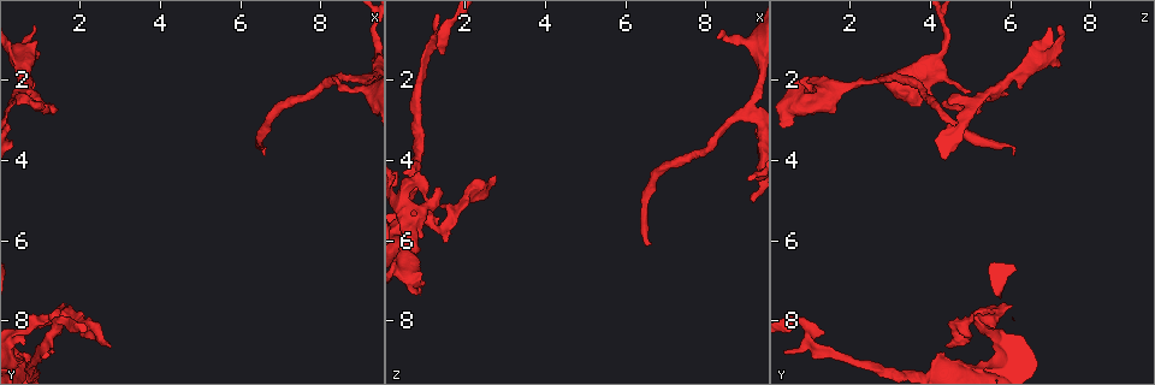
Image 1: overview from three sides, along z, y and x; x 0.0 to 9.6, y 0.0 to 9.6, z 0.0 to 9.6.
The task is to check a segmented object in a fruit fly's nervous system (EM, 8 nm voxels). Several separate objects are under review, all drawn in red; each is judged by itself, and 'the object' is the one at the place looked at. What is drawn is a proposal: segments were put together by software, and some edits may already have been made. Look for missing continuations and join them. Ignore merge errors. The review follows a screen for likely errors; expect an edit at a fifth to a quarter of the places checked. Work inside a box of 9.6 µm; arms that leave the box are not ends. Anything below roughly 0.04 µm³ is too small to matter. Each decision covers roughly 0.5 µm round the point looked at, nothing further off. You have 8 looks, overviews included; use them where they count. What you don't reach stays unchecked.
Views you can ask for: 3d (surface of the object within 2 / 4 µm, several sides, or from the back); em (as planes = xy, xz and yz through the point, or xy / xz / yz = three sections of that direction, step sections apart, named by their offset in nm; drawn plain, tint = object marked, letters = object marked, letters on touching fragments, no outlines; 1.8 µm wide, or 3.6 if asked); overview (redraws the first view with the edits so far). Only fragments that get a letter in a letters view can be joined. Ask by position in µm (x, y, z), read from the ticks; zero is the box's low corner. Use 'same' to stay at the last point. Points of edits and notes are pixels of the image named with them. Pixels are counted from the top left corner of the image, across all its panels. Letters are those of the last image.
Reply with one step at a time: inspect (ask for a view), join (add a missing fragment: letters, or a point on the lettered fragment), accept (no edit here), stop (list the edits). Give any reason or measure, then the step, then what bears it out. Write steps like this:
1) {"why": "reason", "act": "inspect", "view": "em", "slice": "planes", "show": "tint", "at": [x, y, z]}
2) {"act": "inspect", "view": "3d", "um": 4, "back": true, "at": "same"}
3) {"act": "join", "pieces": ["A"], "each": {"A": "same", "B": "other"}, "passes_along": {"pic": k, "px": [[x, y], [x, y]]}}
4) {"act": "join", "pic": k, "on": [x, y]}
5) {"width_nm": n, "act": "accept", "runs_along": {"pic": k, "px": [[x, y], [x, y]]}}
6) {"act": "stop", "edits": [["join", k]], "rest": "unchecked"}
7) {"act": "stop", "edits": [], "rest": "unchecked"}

{"why": "free end", "act": "inspect", "view": "3d", "um": 2, "at": [2.40, 8.40, 4.95]}

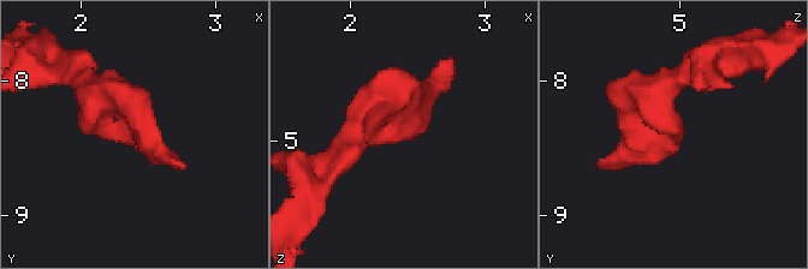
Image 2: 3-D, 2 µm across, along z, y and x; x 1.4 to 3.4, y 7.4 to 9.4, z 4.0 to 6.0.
{"act": "inspect", "view": "em", "slice": "yz", "step": 4, "show": "tint", "at": [2.42, 8.46, 4.98]}

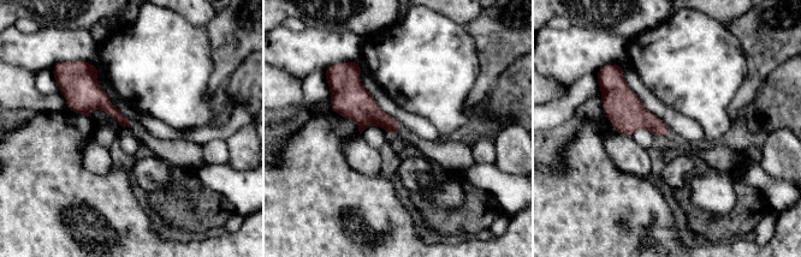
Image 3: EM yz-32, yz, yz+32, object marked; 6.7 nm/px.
{"act": "inspect", "view": "em", "slice": "planes", "show": "letters", "at": "same"}

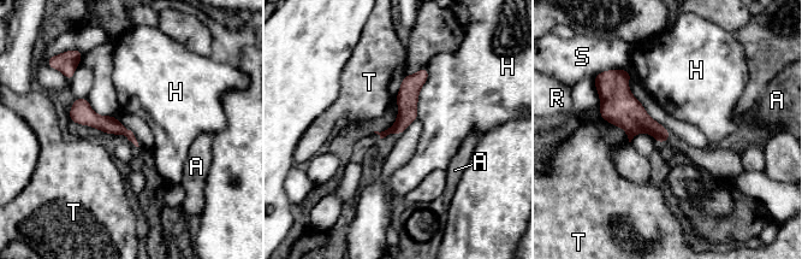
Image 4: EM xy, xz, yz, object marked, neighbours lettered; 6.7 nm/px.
{"act": "accept", "each": {"A": "other", "H": "other", "R": "other", "S": "other", "T": "other"}, "border": {"pic": 4, "px": [[427, 66], [417, 118]]}, "found": "none of them fits"}

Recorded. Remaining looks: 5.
{"why": "thin end", "act": "inspect", "view": "em", "slice": "planes", "show": "letters", "at": [0.85, 0.70, 7.25]}

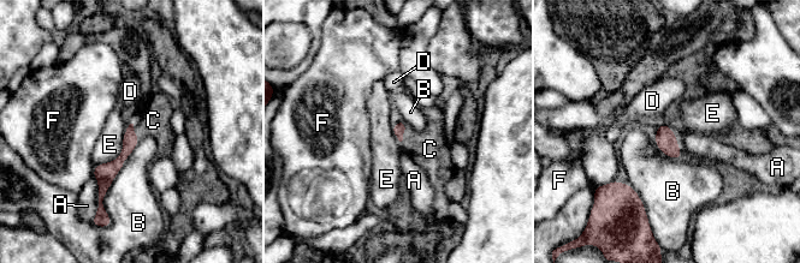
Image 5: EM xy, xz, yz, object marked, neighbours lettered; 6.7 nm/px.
{"width_nm": 90, "act": "join", "pieces": ["C"], "each": {"A": "other", "B": "other", "C": "same", "D": "other", "E": "other", "F": "other"}, "found": "the neuron continues"}

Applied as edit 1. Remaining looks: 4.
{"why": "branch stops here", "act": "inspect", "view": "3d", "um": 4, "at": [1.30, 2.85, 4.70]}

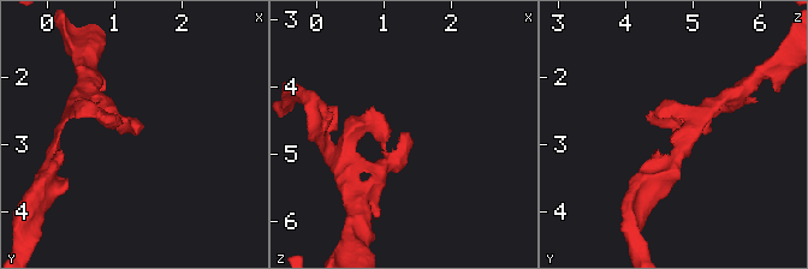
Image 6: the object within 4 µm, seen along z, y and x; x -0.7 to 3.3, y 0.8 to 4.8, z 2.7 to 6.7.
{"act": "inspect", "view": "em", "slice": "xy", "step": 16, "show": "letters", "at": [1.30, 2.85, 4.75]}

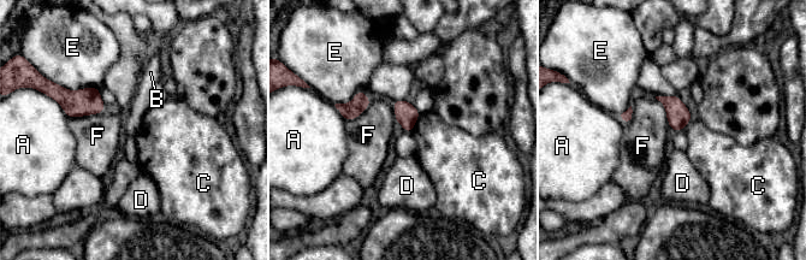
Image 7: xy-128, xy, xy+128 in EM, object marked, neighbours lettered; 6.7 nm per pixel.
{"act": "accept", "each": {"A": "other", "B": "other", "C": "other", "D": "other", "E": "other", "F": "other"}, "found": "none of them fits"}

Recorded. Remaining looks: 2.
{"act": "stop", "edits": [["join", 5]], "rest": "unchecked"}

